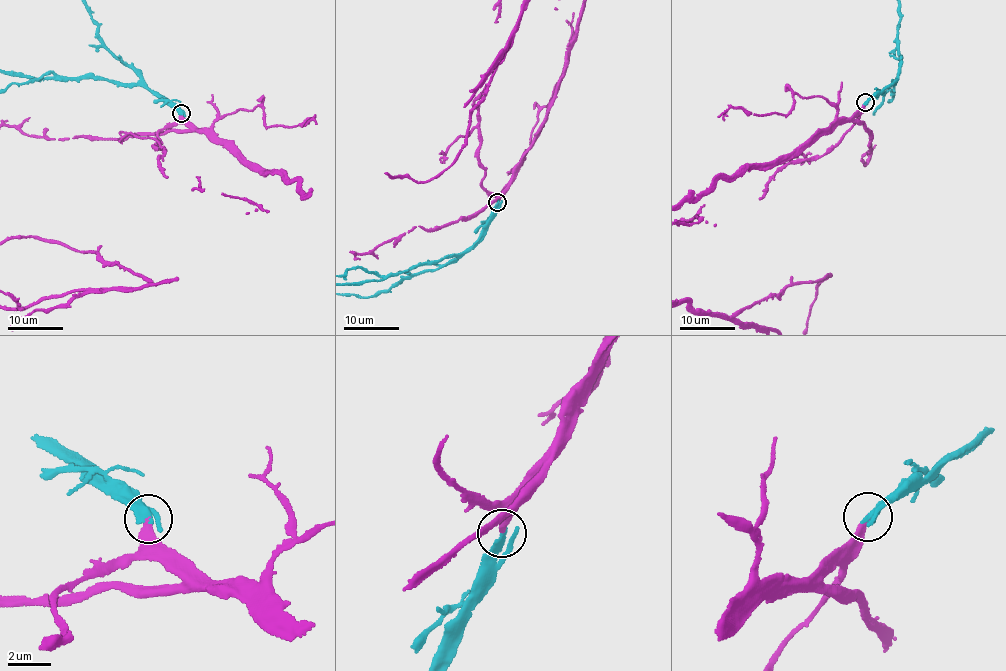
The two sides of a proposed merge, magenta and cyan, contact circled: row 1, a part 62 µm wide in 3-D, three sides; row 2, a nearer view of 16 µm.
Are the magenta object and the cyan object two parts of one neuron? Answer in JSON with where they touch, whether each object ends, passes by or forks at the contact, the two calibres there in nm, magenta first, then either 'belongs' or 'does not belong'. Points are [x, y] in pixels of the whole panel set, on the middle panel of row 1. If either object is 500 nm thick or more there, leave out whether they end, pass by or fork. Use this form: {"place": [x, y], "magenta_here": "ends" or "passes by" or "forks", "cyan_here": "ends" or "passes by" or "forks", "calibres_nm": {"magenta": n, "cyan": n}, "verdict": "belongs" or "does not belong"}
{"place": [497, 202], "magenta_here": "ends", "cyan_here": "ends", "calibres_nm": {"magenta": 280, "cyan": 320}, "verdict": "belongs"}

